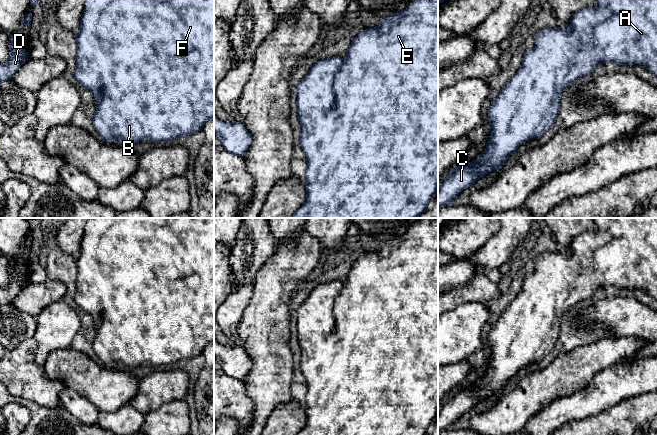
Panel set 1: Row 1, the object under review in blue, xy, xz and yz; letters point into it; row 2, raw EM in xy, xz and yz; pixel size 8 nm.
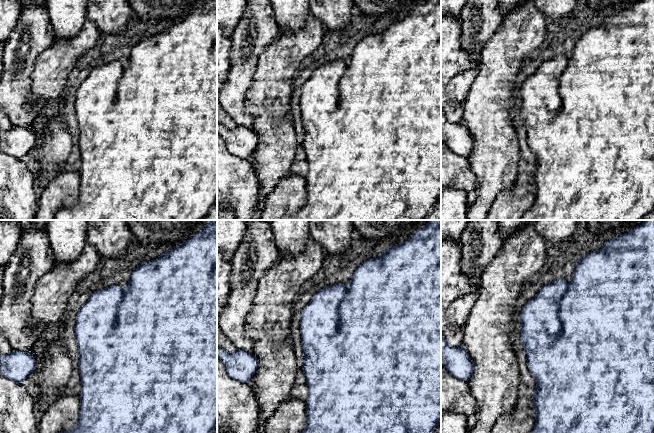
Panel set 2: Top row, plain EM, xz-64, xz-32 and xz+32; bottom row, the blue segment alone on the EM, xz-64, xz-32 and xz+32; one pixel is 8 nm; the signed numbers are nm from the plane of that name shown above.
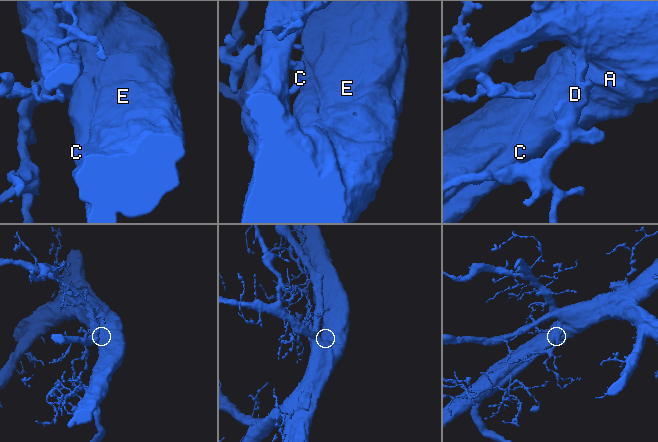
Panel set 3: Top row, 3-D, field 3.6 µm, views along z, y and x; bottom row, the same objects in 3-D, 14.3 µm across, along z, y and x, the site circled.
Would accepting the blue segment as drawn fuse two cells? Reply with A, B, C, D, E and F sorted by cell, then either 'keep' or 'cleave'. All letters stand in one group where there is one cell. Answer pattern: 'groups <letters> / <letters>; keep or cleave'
groups A B C D E F; keep

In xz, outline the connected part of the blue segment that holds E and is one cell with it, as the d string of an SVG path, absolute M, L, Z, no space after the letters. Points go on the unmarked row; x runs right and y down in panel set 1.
M421 218L404 234L385 241L378 250L359 257L349 269L344 282L333 280L317 285L309 296L295 311L297 324L297 342L300 349L299 367L306 379L307 394L305 396L306 424L296 435L425 435L430 424L437 418L438 412L438 218Z

